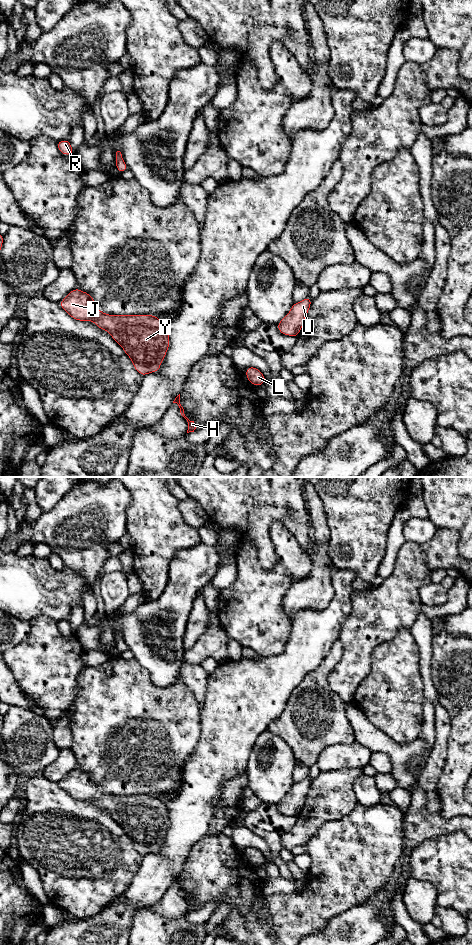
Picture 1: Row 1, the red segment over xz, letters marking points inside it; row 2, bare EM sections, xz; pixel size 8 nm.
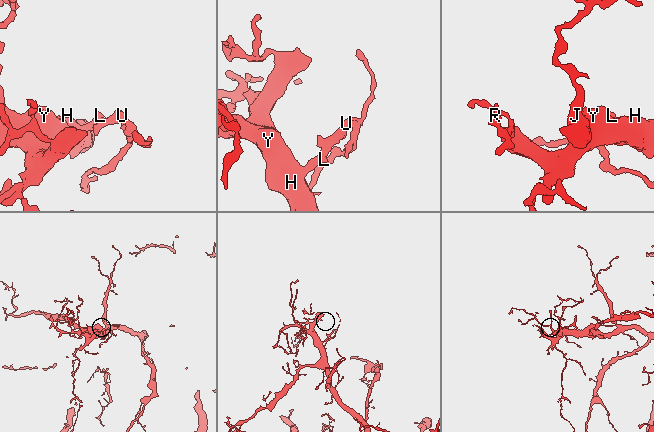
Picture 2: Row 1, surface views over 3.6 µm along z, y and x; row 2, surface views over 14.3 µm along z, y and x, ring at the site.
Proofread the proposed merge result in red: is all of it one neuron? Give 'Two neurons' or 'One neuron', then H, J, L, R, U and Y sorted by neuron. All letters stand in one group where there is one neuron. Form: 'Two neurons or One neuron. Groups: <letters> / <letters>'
One neuron. Groups: H J L R U Y

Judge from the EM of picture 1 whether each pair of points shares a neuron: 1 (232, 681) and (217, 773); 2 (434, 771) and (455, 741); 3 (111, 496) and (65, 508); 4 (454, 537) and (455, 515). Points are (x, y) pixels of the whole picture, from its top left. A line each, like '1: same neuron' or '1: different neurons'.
1: same neuron
2: different neurons
3: same neuron
4: different neurons

